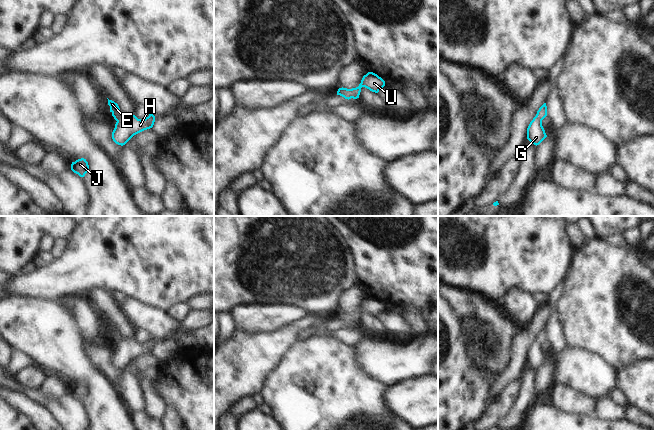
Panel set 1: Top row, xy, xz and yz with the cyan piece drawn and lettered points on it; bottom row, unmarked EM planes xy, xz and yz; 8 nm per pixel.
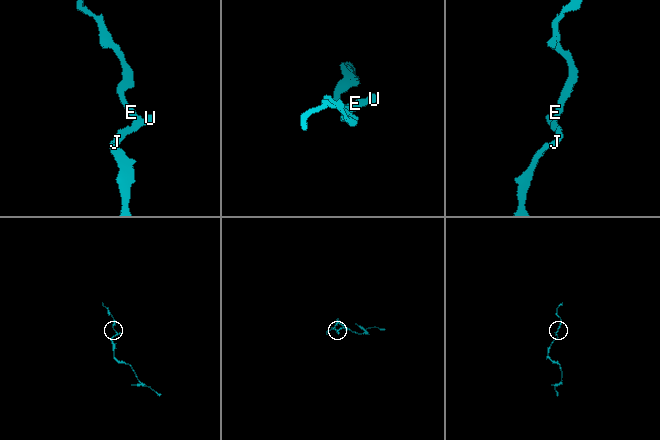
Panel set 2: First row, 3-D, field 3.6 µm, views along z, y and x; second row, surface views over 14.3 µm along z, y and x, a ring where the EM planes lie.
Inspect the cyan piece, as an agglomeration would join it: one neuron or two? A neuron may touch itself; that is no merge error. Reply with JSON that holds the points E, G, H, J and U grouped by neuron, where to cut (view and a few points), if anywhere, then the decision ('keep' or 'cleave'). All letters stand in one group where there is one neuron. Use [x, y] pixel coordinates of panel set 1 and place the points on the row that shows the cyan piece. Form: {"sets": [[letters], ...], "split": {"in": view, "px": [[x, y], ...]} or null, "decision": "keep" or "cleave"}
{"sets": [["E", "G", "H", "J", "U"]], "split": null, "decision": "keep"}

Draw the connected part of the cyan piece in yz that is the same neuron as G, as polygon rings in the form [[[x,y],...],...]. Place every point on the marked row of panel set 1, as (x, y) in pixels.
[[[544,103],[537,111],[536,116],[530,122],[527,128],[527,139],[534,145],[539,145],[546,137],[542,126],[542,120],[547,116],[547,106]]]

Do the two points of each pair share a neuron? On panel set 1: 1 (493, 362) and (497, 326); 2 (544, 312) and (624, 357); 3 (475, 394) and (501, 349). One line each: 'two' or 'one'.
1: one
2: two
3: two

